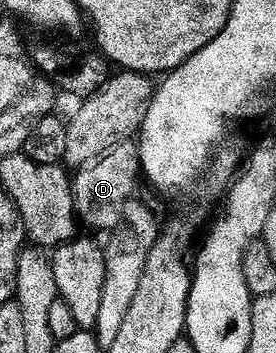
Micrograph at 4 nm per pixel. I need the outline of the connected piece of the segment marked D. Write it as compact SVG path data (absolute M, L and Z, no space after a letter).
M133 143L118 145L101 160L86 165L72 182L78 218L93 229L117 229L127 217L125 208L137 189L137 180L140 182L142 177L141 150Z

